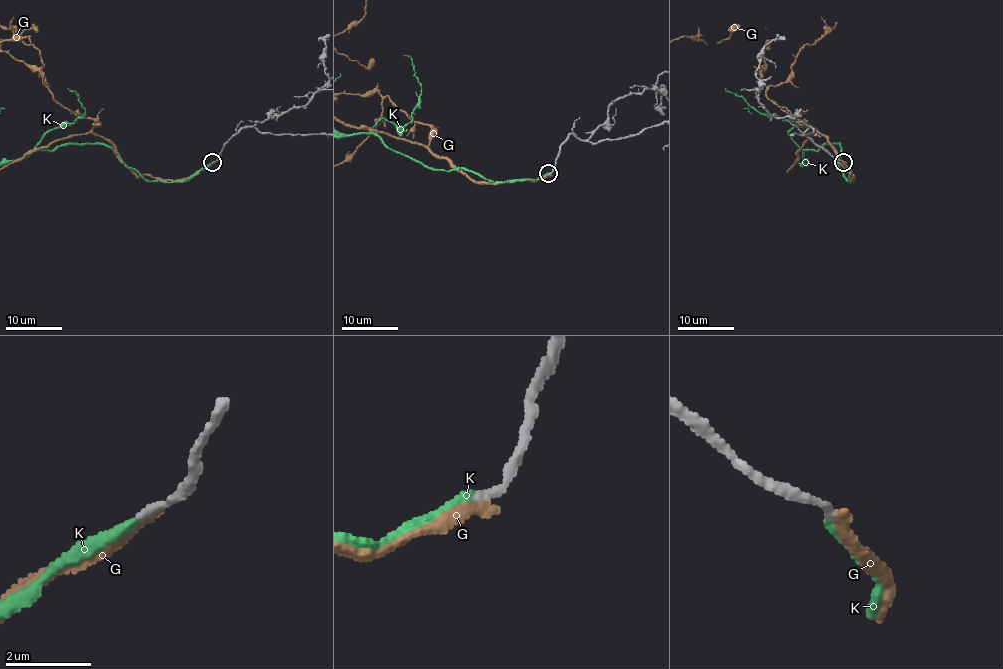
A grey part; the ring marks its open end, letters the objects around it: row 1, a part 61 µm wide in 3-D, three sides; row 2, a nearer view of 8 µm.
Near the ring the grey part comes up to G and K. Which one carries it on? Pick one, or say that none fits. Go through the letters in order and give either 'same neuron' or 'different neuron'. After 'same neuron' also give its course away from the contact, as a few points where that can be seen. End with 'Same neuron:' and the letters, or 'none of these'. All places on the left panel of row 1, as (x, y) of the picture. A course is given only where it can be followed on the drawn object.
G: different neuron
K: same neuron
Same neuron: K

